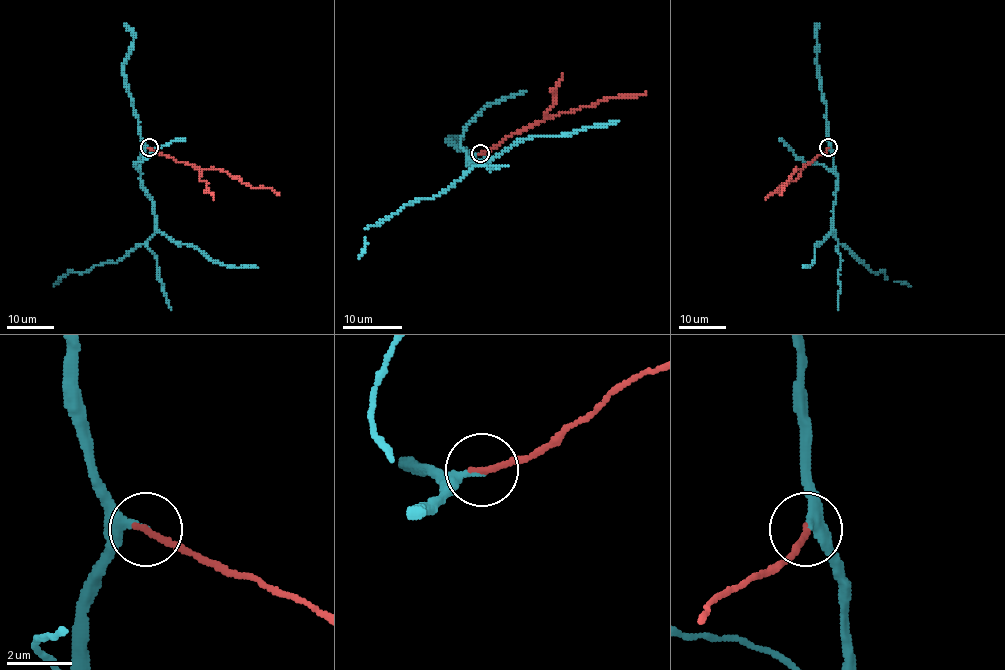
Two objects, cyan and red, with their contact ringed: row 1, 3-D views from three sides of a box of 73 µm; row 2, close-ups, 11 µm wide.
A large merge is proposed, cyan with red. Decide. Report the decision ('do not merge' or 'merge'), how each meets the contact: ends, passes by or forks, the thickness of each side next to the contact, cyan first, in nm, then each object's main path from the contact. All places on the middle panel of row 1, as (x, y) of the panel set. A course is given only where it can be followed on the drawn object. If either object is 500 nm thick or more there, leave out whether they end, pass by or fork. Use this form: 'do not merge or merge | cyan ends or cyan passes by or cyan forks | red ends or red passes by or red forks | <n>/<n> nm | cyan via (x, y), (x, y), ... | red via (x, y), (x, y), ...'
merge | cyan ends | red ends | 240/200 nm | cyan via (480, 153), (470, 165), (488, 159), (439, 195), (418, 199), (367, 226), (366, 249), (358, 259) | red via (480, 153), (534, 123), (561, 113), (612, 96), (636, 96), (646, 92)

